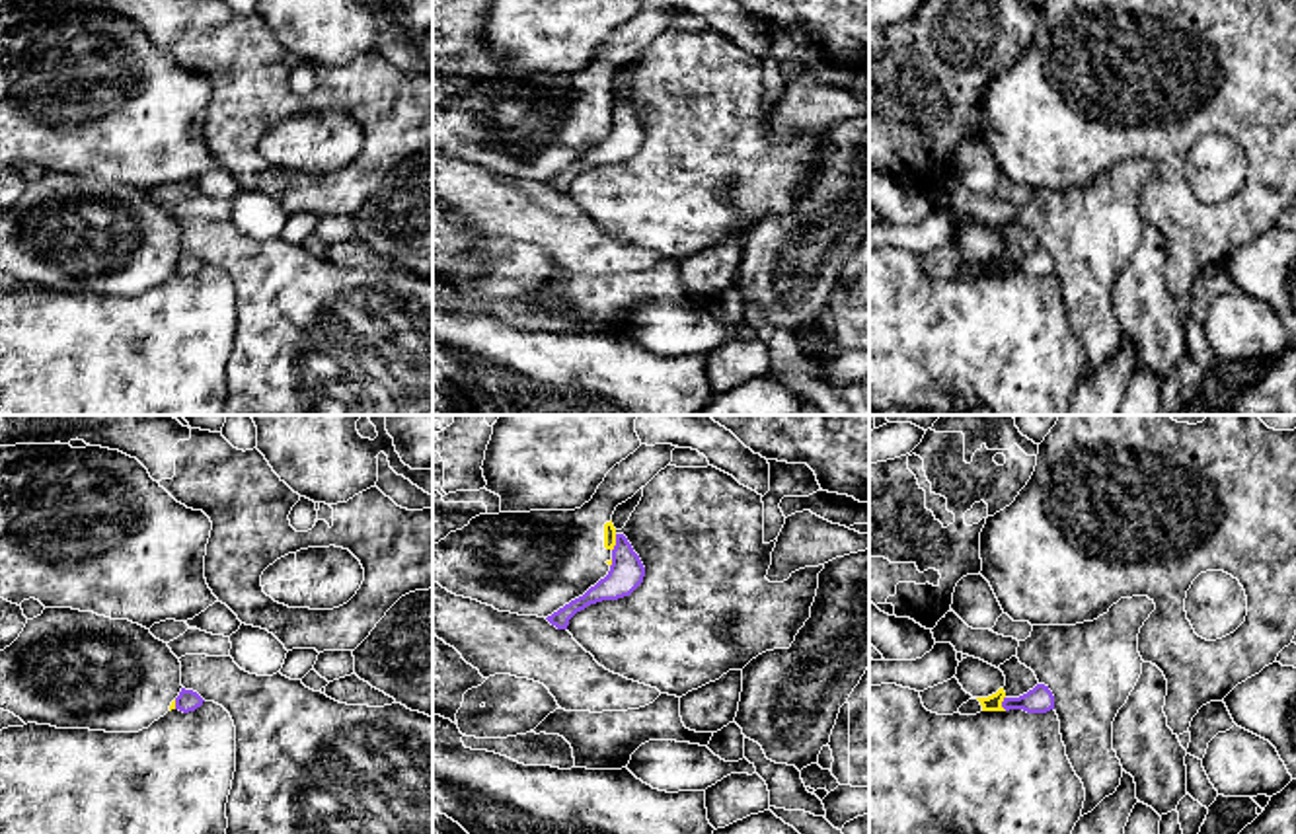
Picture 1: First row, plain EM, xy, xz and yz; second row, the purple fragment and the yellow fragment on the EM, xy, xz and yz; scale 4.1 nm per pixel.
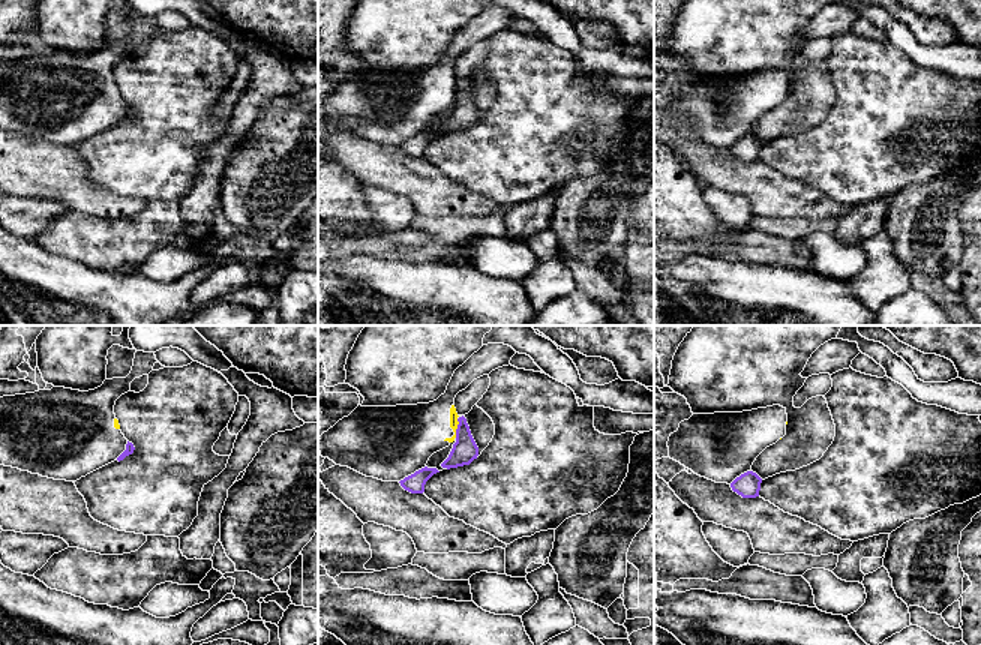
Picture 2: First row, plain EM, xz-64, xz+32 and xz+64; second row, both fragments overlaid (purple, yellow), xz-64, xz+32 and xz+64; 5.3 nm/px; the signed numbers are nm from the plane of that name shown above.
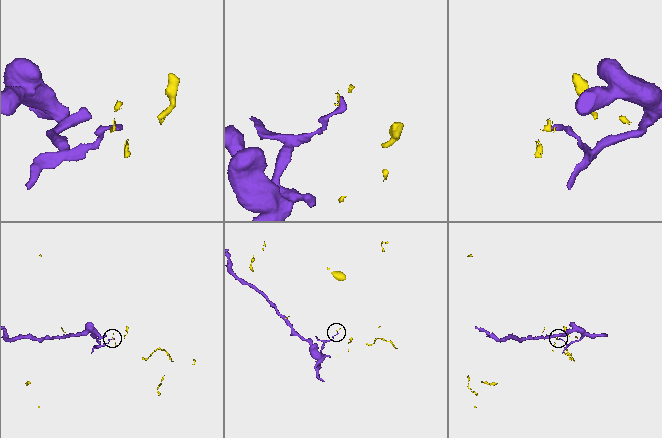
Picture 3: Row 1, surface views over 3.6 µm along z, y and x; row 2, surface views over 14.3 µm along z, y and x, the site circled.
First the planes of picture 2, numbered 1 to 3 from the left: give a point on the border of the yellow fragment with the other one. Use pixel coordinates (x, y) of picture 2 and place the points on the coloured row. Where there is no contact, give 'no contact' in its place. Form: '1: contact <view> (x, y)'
1: no contact
2: contact xz+32 (458, 428)
3: no contact

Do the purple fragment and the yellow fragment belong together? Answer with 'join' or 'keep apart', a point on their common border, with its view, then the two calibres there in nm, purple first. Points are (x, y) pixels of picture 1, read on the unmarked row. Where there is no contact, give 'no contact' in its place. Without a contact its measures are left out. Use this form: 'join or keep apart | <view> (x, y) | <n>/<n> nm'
keep apart | xz (616, 106) | 150/50 nm

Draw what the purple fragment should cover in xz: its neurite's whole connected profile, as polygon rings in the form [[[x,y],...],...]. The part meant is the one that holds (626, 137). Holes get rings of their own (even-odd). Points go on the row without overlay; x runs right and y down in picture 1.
[[[616,97],[616,109],[612,113],[612,129],[604,142],[591,150],[583,160],[571,164],[546,183],[557,193],[567,193],[569,183],[591,168],[602,164],[618,164],[629,160],[645,140],[645,131],[639,119],[624,97]]]

